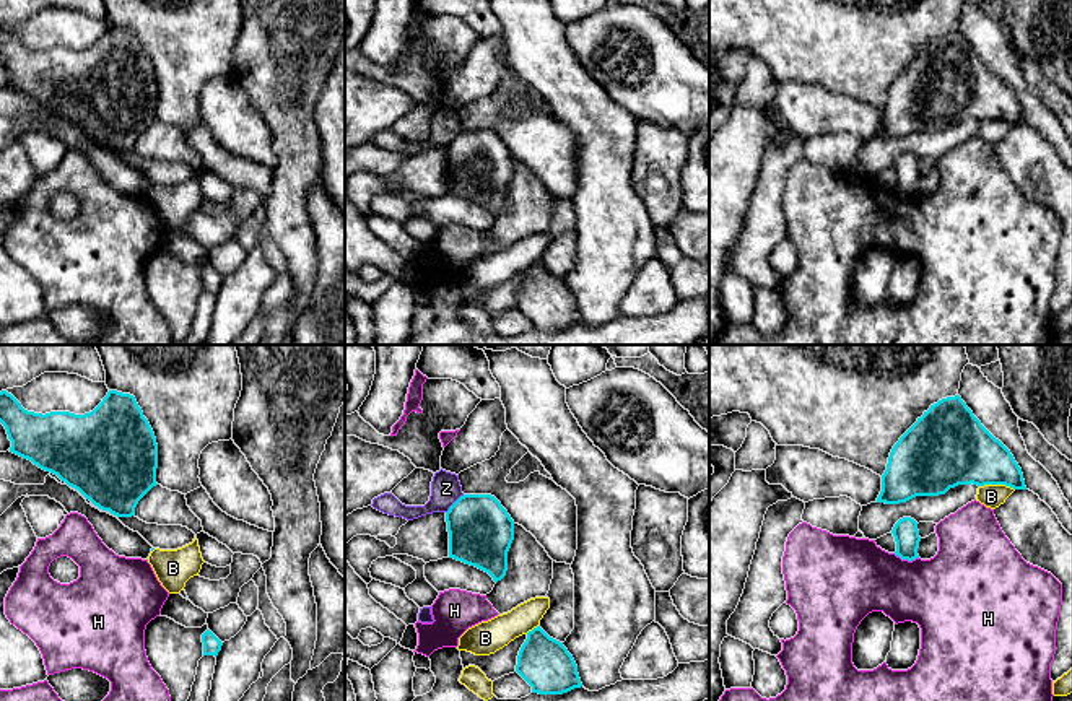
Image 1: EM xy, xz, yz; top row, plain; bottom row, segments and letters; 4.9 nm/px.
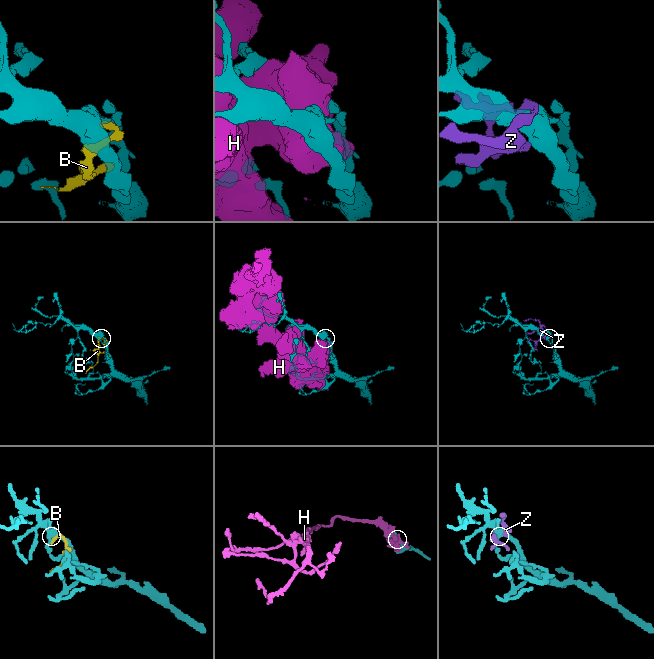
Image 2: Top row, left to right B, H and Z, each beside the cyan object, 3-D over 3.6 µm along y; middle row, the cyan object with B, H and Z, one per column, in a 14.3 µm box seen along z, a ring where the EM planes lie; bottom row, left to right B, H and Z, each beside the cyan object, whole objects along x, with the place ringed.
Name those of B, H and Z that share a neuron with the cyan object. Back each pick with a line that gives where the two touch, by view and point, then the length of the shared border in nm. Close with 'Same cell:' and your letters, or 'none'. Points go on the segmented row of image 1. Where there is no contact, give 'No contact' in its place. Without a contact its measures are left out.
Same cell: none

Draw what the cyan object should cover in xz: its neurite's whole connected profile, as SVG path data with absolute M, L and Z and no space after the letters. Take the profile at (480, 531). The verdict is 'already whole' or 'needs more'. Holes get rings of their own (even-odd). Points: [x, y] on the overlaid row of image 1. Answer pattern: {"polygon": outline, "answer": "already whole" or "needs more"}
{"polygon": "M464 494L446 512L449 558L488 573L495 582L508 571L514 520L491 494Z", "answer": "already whole"}

